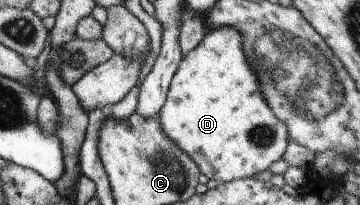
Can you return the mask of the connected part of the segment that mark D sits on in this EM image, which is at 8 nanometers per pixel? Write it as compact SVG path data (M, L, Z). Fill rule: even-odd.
M209 28L203 39L182 56L172 75L165 101L157 113L163 133L181 148L207 179L224 184L231 180L251 178L280 159L290 141L288 127L279 121L263 97L254 69L244 56L243 36L237 28Z

